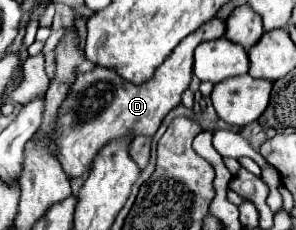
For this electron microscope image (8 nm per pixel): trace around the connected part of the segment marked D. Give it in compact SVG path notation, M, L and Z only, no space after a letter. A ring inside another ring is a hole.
M214 16L206 26L200 26L190 38L184 38L158 66L154 72L154 78L150 82L144 82L142 86L134 86L132 82L126 82L114 74L114 70L98 68L94 72L78 76L74 82L74 94L68 94L66 102L62 104L60 116L58 116L58 130L56 130L56 142L58 142L58 158L62 168L70 178L80 176L94 160L96 152L110 142L112 138L124 136L124 134L146 134L152 136L160 128L164 116L180 104L180 98L184 90L190 86L192 80L192 56L194 48L204 40L214 40L224 36L224 20Z

